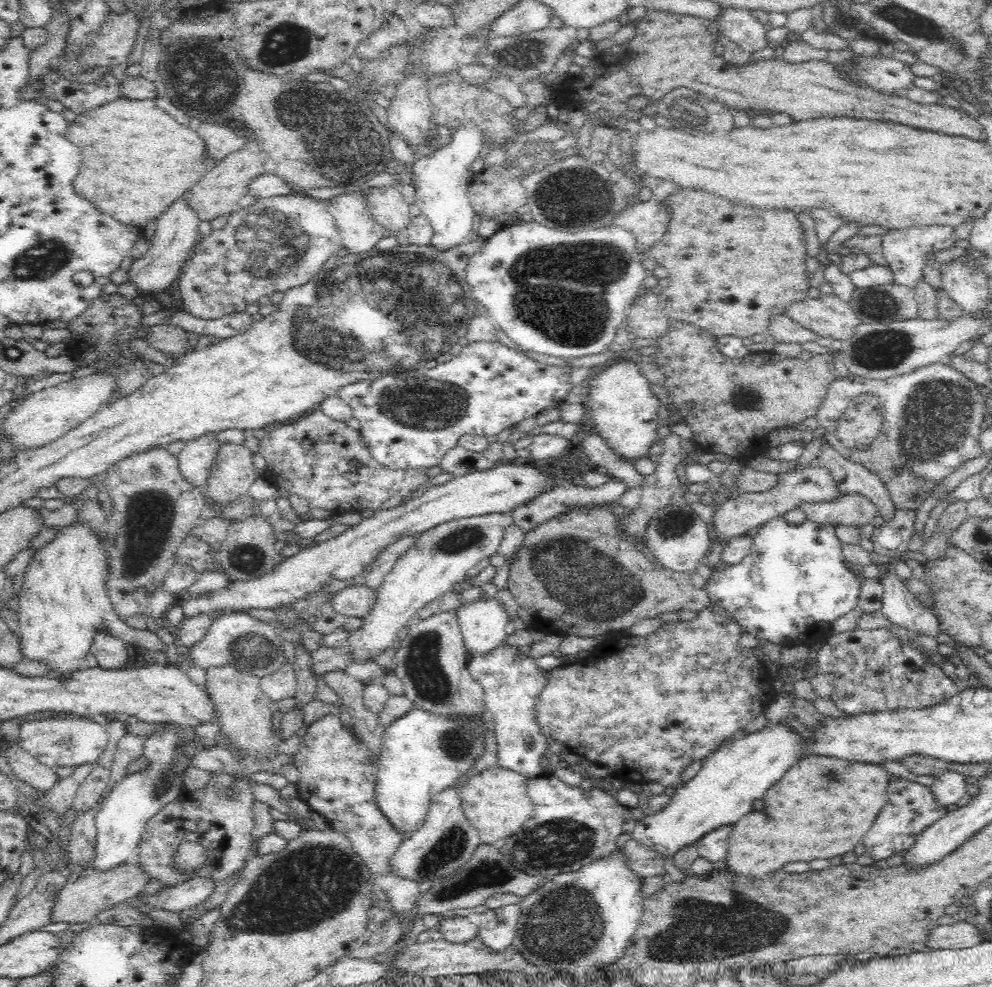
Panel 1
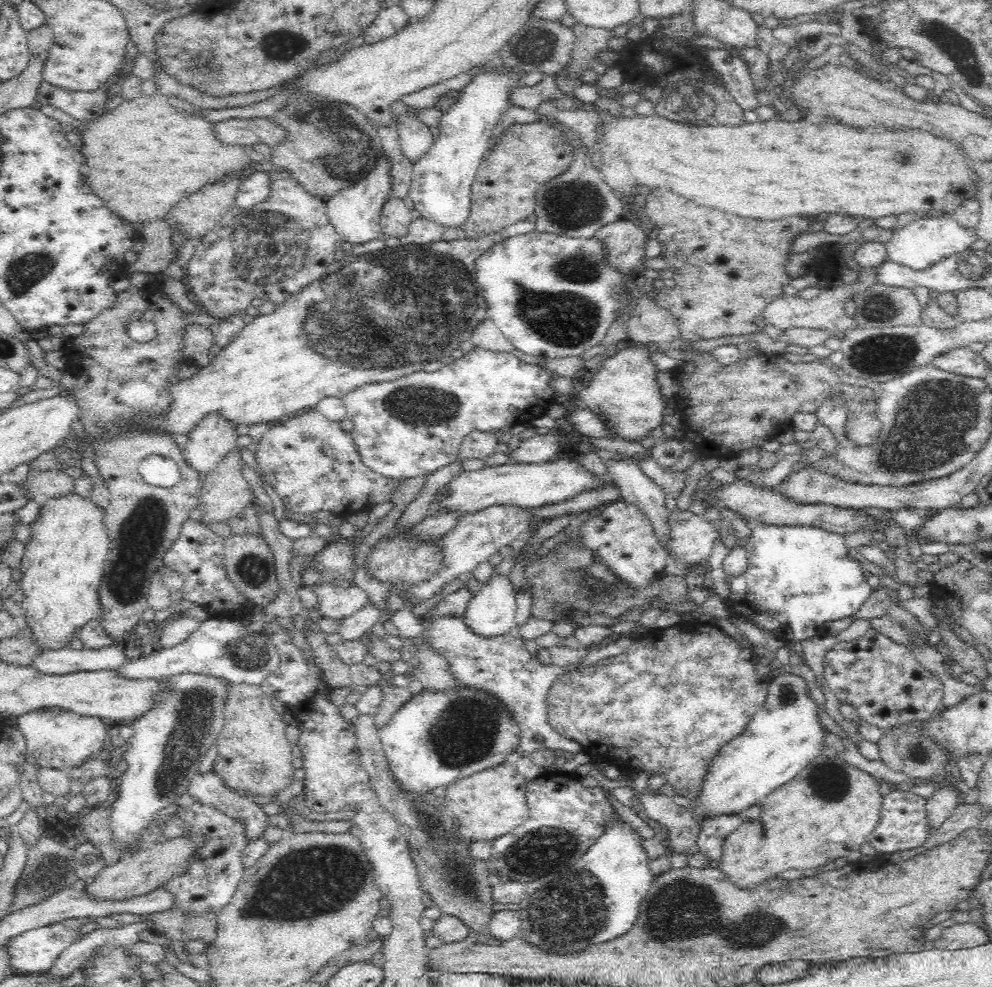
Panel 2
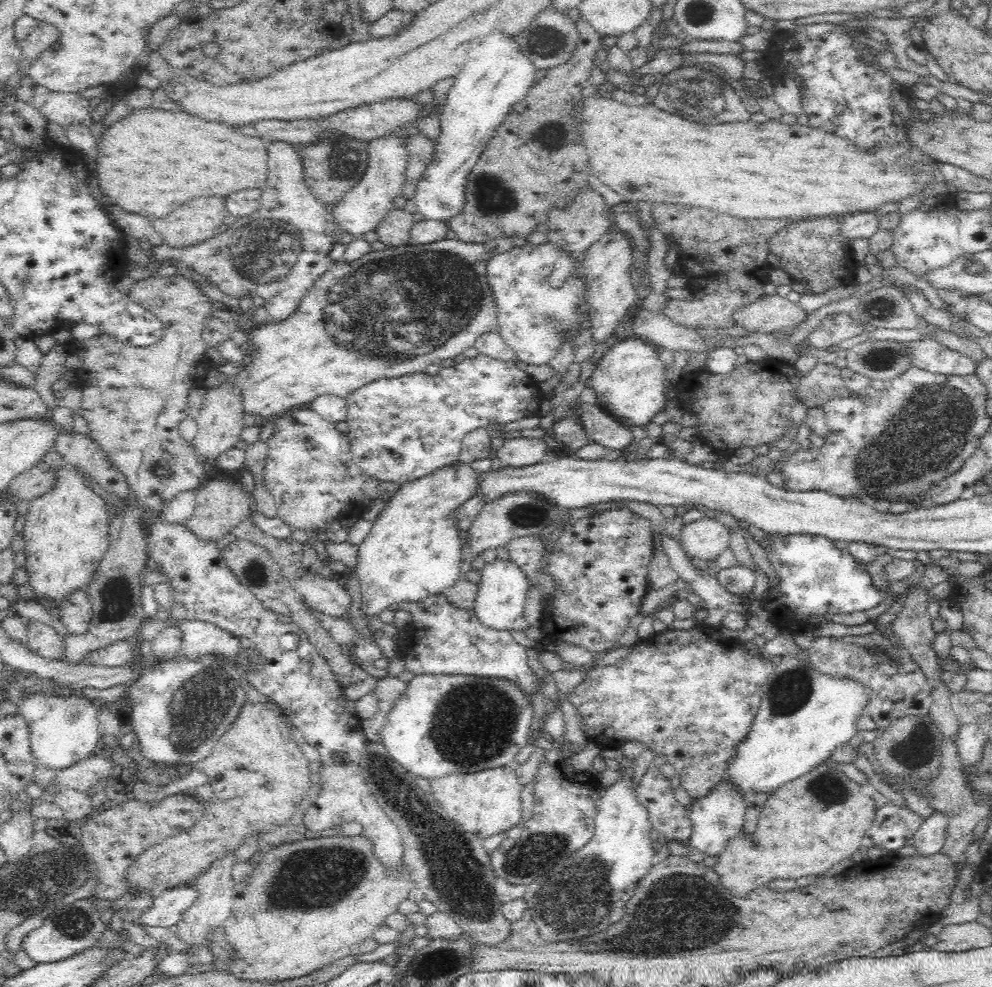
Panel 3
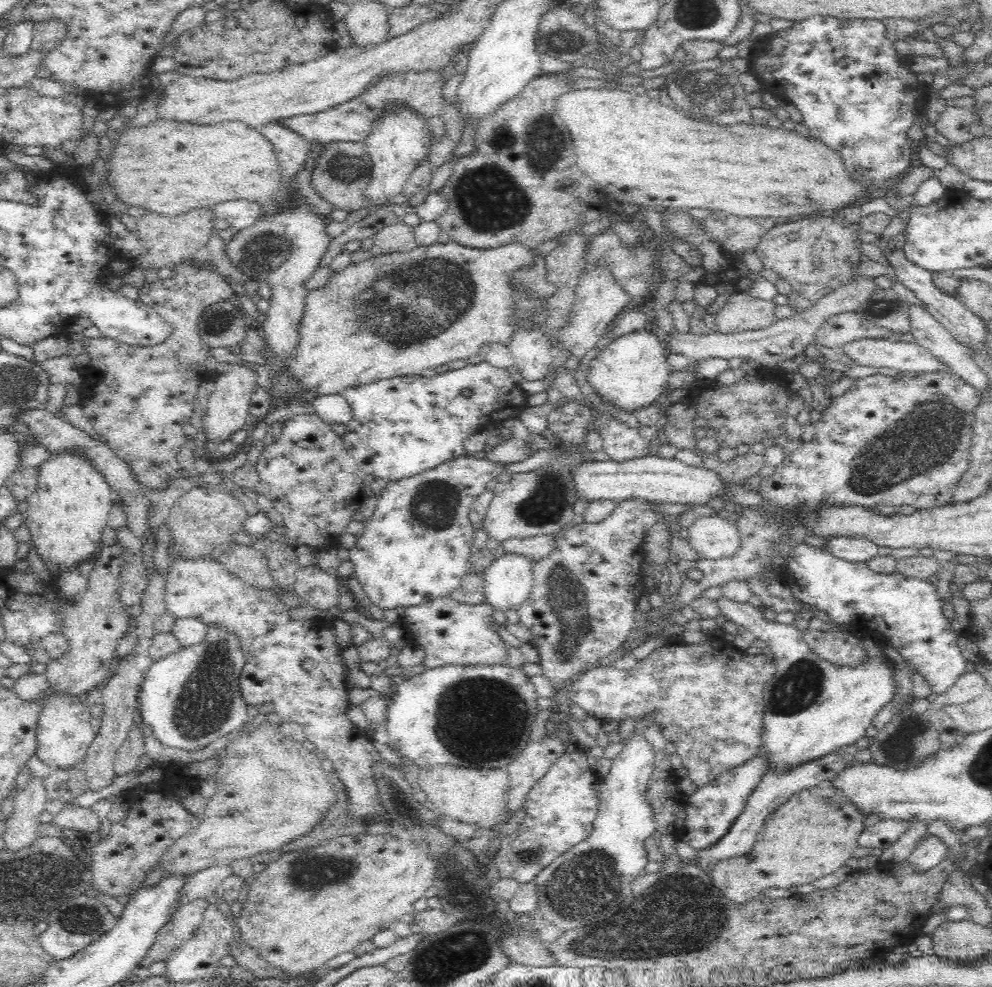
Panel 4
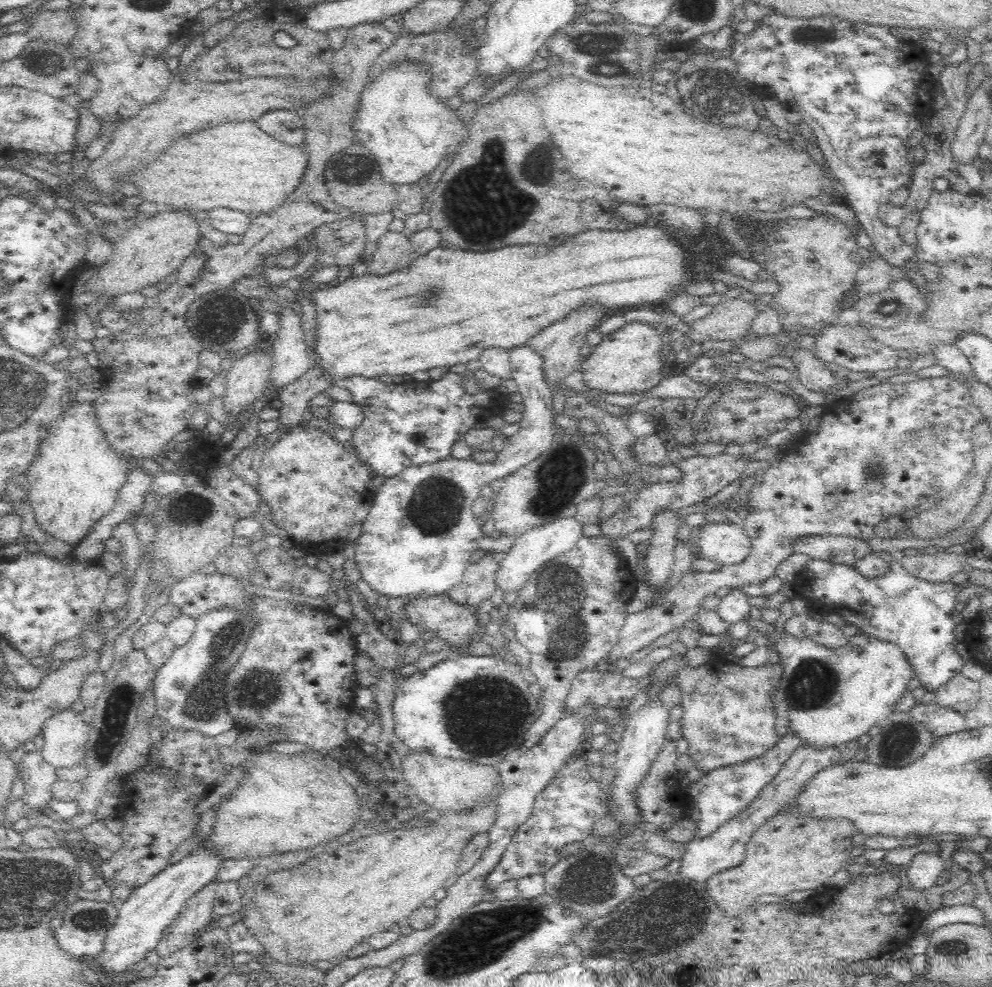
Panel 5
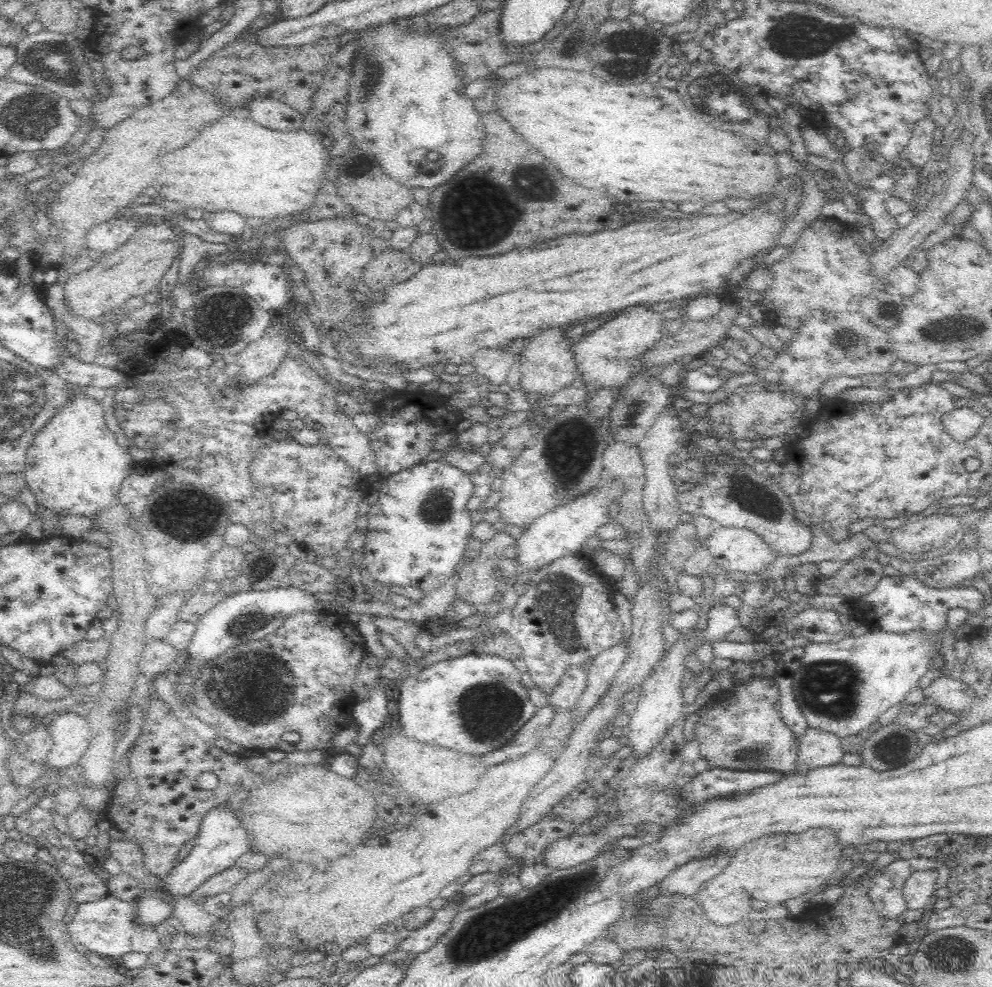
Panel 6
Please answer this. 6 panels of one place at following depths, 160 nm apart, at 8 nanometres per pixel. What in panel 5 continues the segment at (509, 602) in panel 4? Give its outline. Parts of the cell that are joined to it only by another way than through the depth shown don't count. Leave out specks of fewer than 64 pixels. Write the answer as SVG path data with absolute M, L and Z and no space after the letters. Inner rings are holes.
M570 516L556 518L550 524L534 526L526 530L522 536L511 539L510 550L506 553L506 558L500 562L500 570L496 572L498 590L502 590L504 594L515 590L520 592L534 572L554 558L572 550L583 534L583 523L576 516Z

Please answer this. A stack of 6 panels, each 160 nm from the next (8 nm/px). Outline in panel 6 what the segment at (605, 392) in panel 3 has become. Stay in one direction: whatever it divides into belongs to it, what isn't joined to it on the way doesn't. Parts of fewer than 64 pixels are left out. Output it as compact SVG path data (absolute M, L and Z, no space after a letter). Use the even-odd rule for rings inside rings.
M632 306L632 308L624 310L620 316L612 318L610 322L603 322L598 328L586 332L578 339L571 340L570 351L573 353L580 376L585 380L586 389L593 394L600 388L620 388L628 378L645 370L639 357L646 348L650 348L654 342L664 336L664 326L666 326L666 321L661 312L648 310L646 306Z

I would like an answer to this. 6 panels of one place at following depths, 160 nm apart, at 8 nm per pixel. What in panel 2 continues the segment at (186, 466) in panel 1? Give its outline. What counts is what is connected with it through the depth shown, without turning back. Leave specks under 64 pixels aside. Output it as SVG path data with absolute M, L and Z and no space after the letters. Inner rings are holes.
M219 412L206 414L188 435L182 448L185 459L202 475L221 464L229 452L238 449L236 424L226 420Z

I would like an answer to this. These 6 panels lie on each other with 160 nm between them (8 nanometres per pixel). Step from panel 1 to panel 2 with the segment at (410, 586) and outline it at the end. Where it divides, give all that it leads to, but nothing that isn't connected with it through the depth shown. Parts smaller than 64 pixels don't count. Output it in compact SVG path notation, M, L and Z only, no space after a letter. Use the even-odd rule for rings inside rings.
M494 504L484 510L474 512L474 514L464 514L459 518L458 524L441 537L442 546L444 546L444 568L430 578L426 584L418 584L416 588L404 588L402 594L414 602L428 600L433 595L440 592L445 585L454 581L460 576L470 575L471 571L478 567L480 563L488 561L488 558L498 554L504 546L510 546L517 540L535 519L531 514L532 508L523 506L512 506L511 504Z

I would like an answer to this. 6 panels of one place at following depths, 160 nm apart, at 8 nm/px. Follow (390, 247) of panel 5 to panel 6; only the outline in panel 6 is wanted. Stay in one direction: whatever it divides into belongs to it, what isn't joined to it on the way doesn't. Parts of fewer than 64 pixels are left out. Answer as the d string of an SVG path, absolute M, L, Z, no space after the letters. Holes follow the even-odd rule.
M389 248L365 266L361 280L372 292L383 295L388 287L410 280L419 271L417 267L407 251Z

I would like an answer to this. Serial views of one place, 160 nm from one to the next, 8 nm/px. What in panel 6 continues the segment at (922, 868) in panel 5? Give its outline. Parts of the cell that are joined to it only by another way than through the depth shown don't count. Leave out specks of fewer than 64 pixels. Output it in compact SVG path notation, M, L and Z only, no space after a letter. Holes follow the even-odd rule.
M936 869L927 871L914 870L902 889L902 897L904 897L908 910L920 910L926 904L934 901L932 892L939 886L934 884L934 882L938 882L936 875Z

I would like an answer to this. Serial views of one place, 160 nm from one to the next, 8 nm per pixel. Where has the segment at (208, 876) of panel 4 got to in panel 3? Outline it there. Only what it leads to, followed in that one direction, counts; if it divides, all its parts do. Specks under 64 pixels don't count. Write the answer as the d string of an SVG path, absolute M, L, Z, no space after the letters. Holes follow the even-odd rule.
M184 883L176 888L167 889L158 898L154 899L152 906L136 918L136 926L174 927L181 919L182 913L190 908L191 904L199 897L199 890L189 883Z

